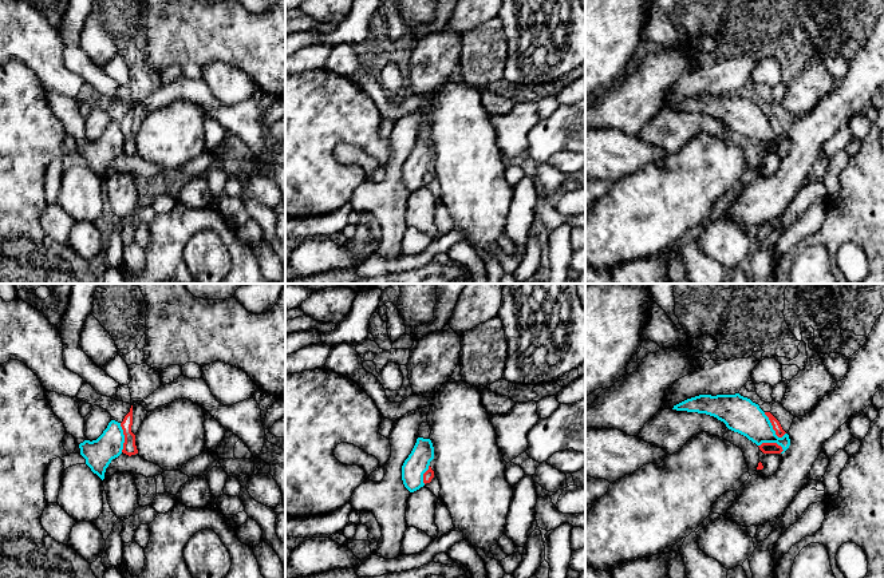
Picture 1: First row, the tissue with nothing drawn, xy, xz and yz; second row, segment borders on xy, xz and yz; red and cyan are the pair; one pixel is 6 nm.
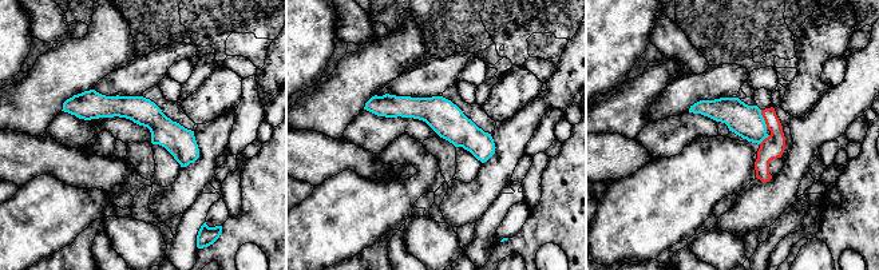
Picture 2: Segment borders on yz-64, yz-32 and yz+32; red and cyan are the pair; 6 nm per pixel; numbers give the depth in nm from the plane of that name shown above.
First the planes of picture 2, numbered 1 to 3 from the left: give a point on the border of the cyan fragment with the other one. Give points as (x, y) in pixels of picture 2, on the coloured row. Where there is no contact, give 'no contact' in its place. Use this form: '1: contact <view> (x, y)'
1: no contact
2: no contact
3: contact yz+32 (764, 119)

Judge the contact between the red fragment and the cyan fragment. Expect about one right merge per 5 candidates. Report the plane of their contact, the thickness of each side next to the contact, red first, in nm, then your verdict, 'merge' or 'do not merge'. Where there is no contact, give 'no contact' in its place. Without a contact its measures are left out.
meets red in yz; 60 nm thick on the red side, 220 nm on the other; do not merge

